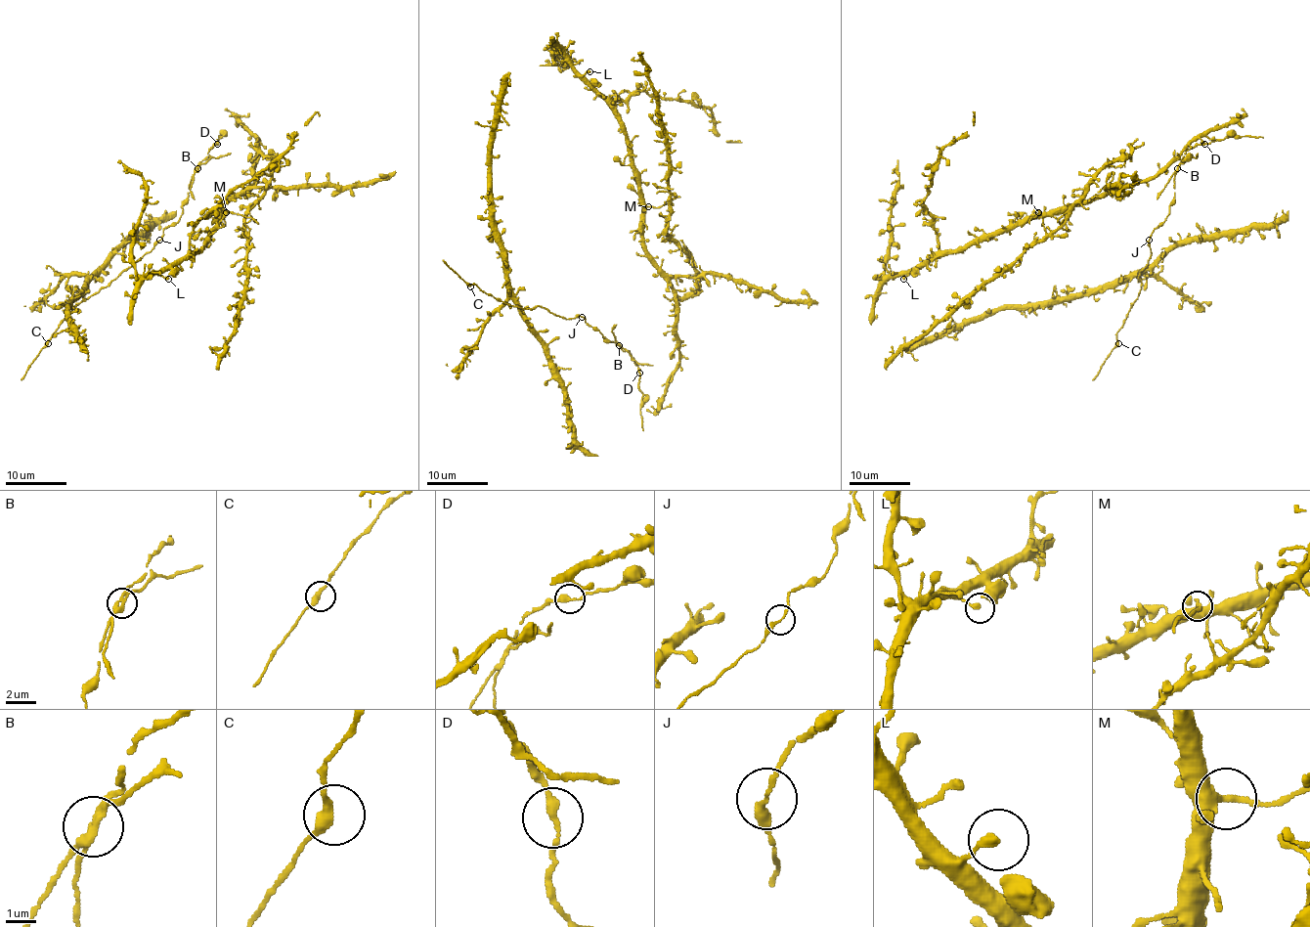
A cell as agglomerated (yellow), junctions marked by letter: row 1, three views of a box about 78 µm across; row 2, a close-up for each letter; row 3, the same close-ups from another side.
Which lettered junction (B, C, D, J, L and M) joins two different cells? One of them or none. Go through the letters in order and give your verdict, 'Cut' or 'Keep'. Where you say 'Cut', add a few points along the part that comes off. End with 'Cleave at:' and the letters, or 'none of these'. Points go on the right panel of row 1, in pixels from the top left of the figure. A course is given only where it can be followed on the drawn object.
B: Cut. Course of the part to remove: (1177, 168), (1197, 153)
C: Keep
D: Keep
J: Keep
L: Keep
M: Keep
Cleave at: B

